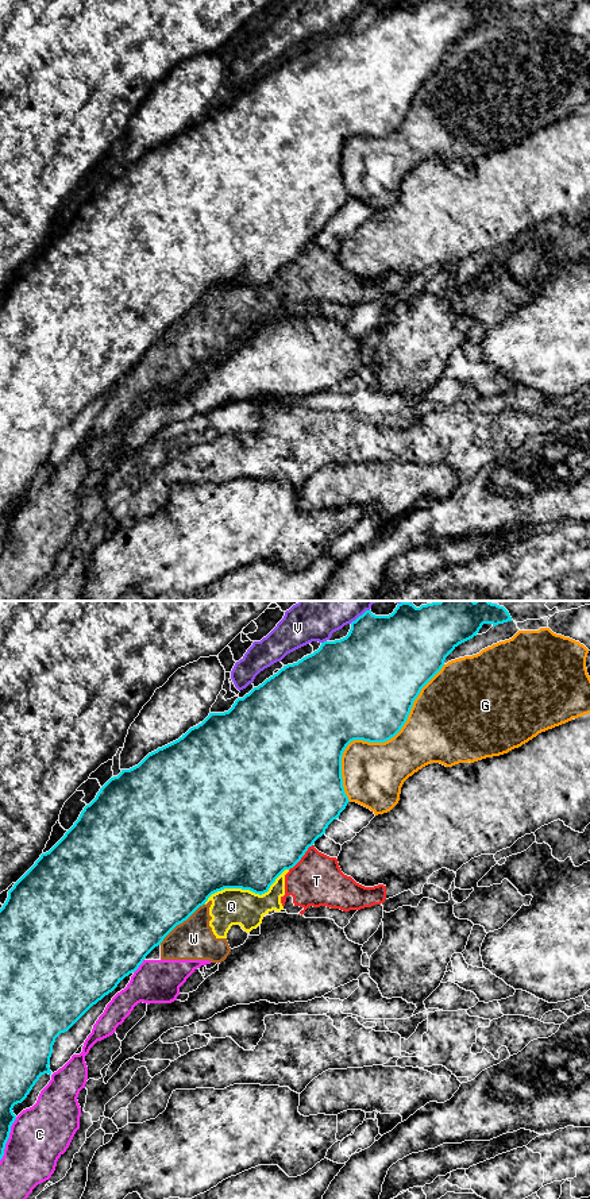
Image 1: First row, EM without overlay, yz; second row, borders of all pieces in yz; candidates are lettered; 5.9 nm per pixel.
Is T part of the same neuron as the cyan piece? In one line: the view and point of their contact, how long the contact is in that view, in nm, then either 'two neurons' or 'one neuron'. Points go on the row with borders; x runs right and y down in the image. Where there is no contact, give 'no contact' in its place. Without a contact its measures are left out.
contact yz (301, 856); length 220 nm; two neurons

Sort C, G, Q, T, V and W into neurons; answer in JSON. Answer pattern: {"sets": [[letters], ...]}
{"sets": [["C", "Q", "T", "W"], ["G"], ["V"]]}

